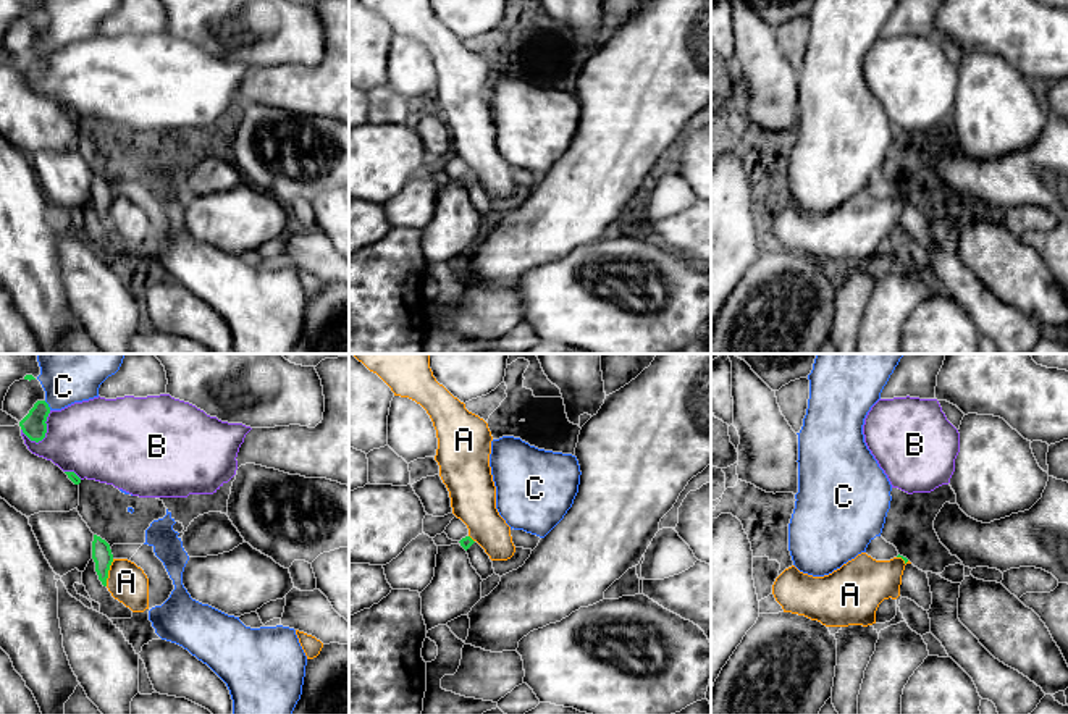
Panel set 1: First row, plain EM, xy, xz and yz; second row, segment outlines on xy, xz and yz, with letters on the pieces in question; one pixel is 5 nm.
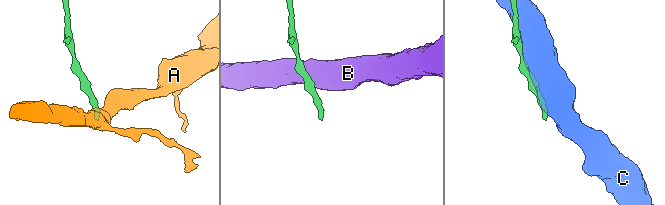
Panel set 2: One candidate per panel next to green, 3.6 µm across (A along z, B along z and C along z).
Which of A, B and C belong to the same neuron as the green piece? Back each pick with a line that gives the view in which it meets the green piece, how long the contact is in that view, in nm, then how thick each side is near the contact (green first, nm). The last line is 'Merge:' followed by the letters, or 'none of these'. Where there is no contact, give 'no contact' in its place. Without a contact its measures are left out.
Merge: none of these

